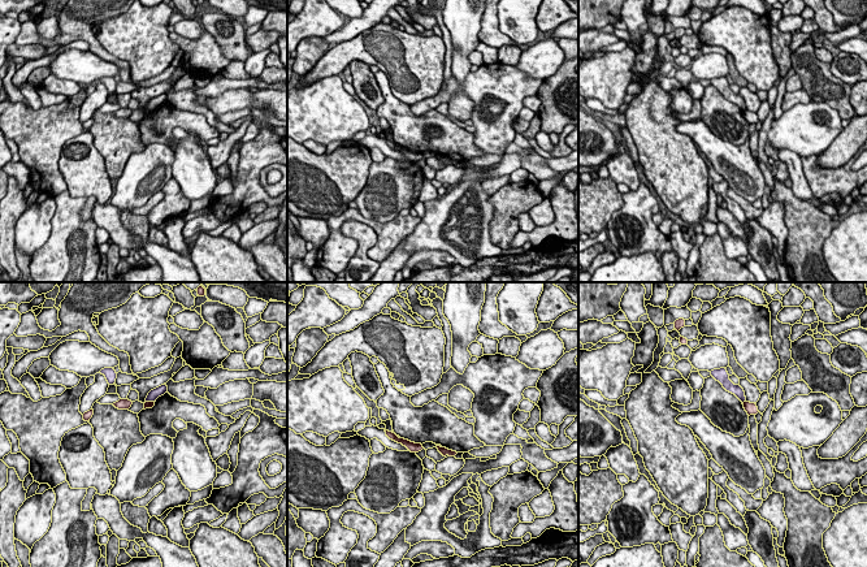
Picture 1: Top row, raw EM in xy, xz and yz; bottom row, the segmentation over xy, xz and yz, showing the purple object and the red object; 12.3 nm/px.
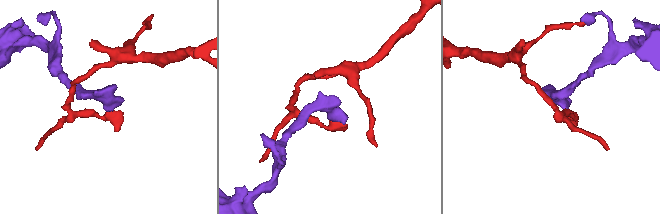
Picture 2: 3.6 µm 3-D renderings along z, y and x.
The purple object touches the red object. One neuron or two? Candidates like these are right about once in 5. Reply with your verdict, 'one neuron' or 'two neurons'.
two neurons

